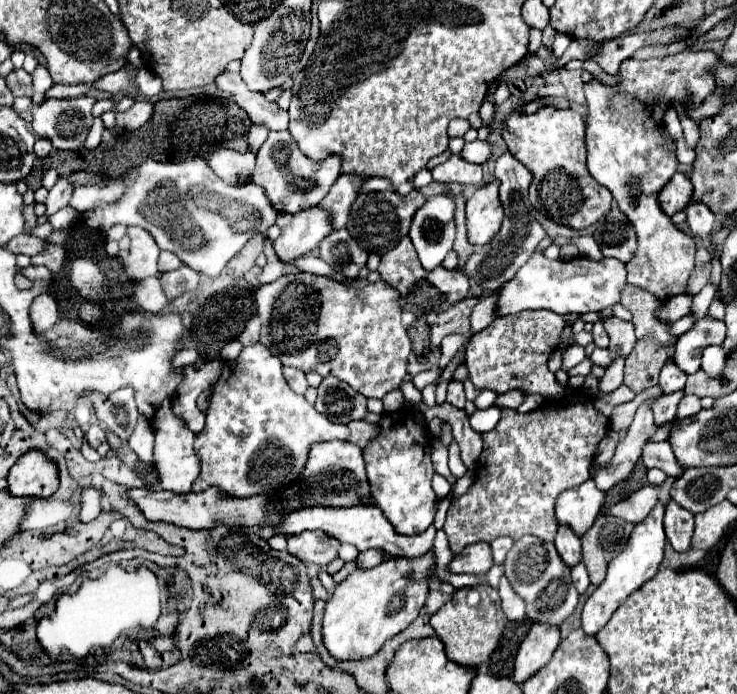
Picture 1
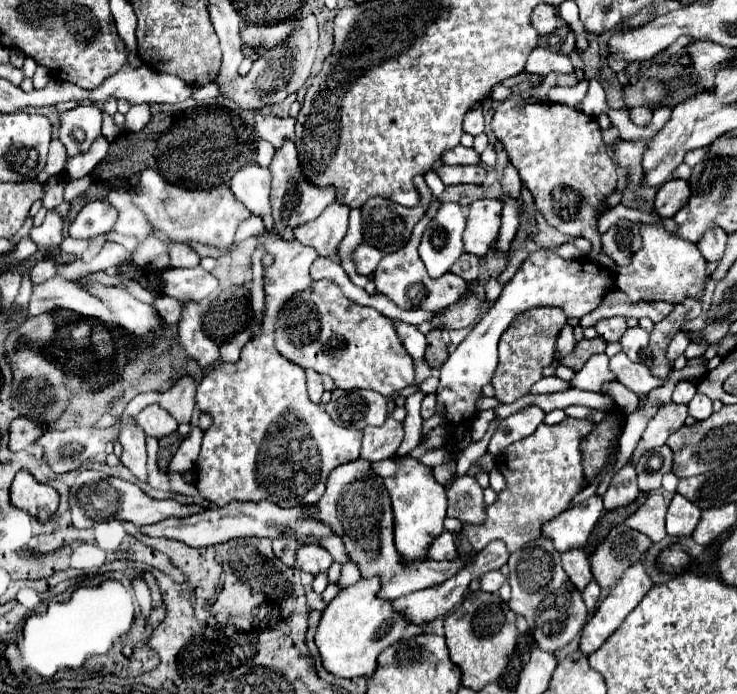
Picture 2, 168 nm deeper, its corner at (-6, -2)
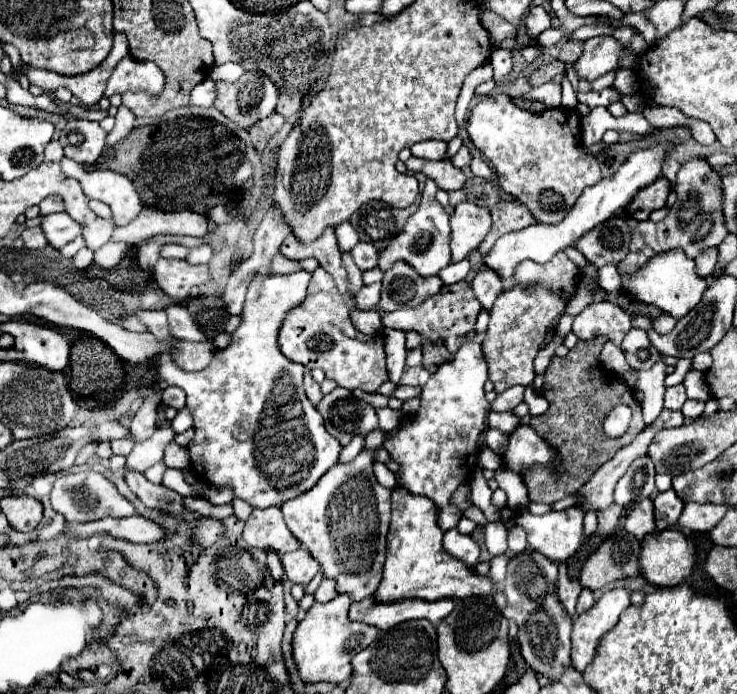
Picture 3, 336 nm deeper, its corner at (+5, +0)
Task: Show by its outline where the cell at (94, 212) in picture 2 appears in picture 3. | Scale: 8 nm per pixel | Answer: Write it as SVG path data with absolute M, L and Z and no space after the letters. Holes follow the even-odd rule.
M68 213L46 215L42 219L40 227L42 227L42 233L46 235L48 245L52 245L54 249L64 247L66 243L70 243L74 237L78 237L82 233L82 225L72 221L72 217L68 217Z

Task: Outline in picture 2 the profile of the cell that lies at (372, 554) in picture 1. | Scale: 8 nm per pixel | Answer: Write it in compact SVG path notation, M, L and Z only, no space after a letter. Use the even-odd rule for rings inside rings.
M351 561L347 565L343 565L343 571L341 571L341 577L339 577L339 585L341 587L349 587L353 583L357 583L361 579L361 573L359 573L359 567Z

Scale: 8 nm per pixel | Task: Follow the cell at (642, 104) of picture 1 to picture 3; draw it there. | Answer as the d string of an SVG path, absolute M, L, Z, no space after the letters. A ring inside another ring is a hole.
M680 249L656 255L644 269L638 269L630 277L630 293L636 299L656 305L664 313L672 315L674 319L686 317L702 301L702 295L706 289L708 289L708 281L702 277L696 277L694 261L684 257L684 253L680 253Z

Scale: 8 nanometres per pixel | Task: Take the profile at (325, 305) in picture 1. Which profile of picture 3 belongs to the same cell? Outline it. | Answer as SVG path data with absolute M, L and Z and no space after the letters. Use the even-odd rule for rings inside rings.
M316 269L312 273L308 295L304 303L292 309L284 319L278 341L280 351L288 359L304 365L306 369L320 367L326 377L338 381L340 387L376 393L378 387L388 381L382 335L364 335L352 325L348 307L336 289L336 283L328 273L324 273L324 269Z

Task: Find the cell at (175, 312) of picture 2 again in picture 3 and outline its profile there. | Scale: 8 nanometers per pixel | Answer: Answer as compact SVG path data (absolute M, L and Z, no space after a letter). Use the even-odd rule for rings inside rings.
M172 305L166 309L168 313L168 323L170 323L170 333L176 339L186 339L186 341L202 341L206 339L204 333L196 327L192 315L188 313L188 309L180 307L180 305Z

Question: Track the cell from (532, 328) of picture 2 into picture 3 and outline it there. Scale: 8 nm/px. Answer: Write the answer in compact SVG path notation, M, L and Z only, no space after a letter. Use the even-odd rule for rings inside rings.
M516 285L504 289L496 297L490 311L490 325L482 341L484 359L488 363L488 379L494 383L496 393L502 393L504 389L514 385L526 387L534 381L534 357L544 343L554 319L564 313L564 307L564 297L542 285Z

